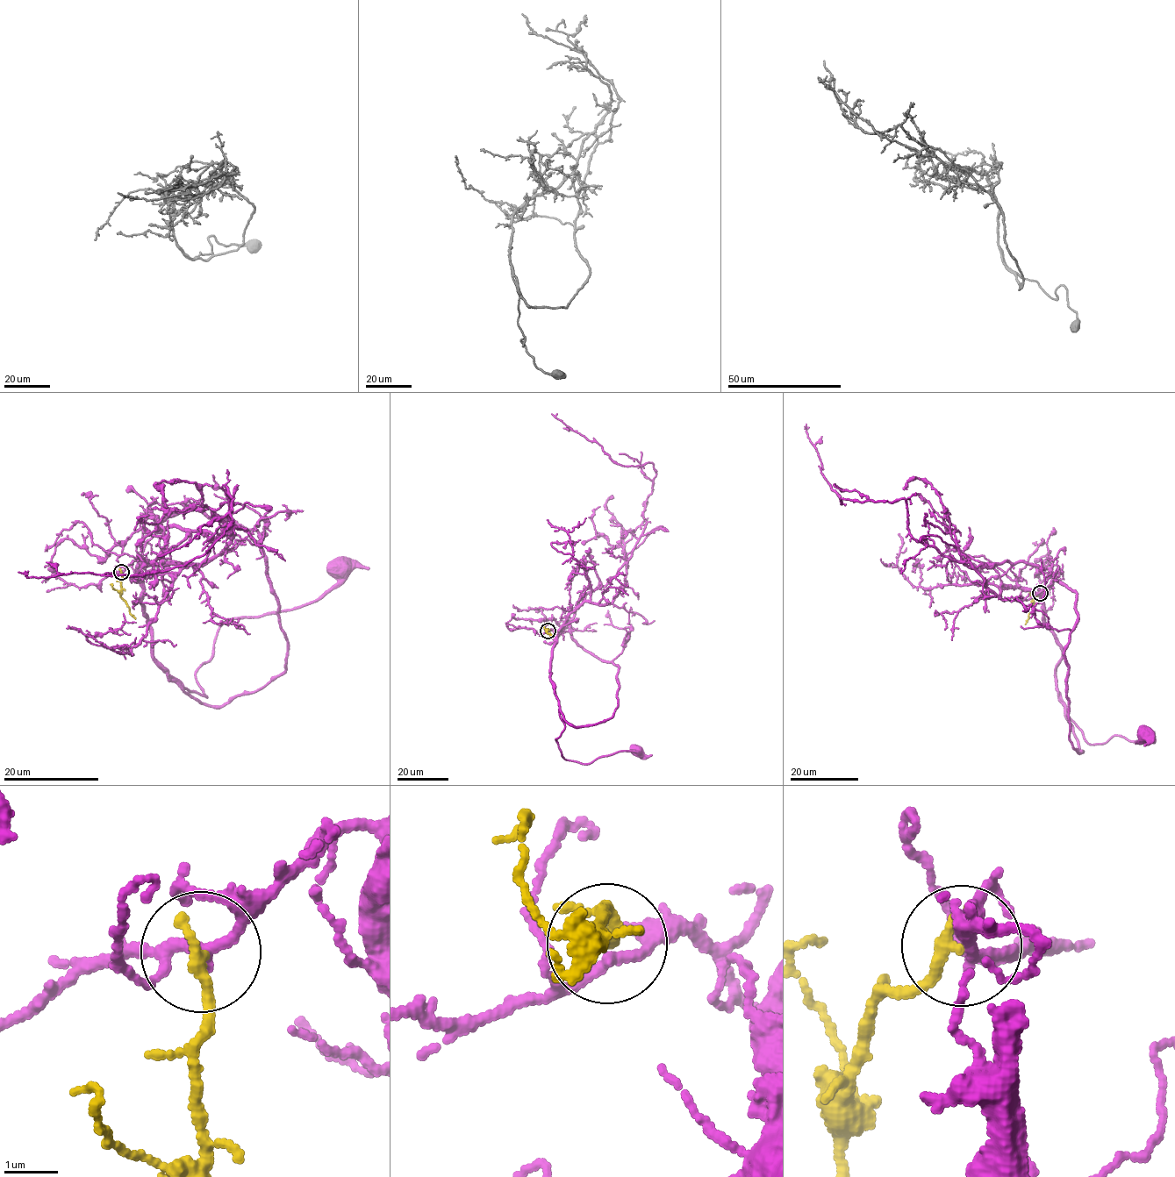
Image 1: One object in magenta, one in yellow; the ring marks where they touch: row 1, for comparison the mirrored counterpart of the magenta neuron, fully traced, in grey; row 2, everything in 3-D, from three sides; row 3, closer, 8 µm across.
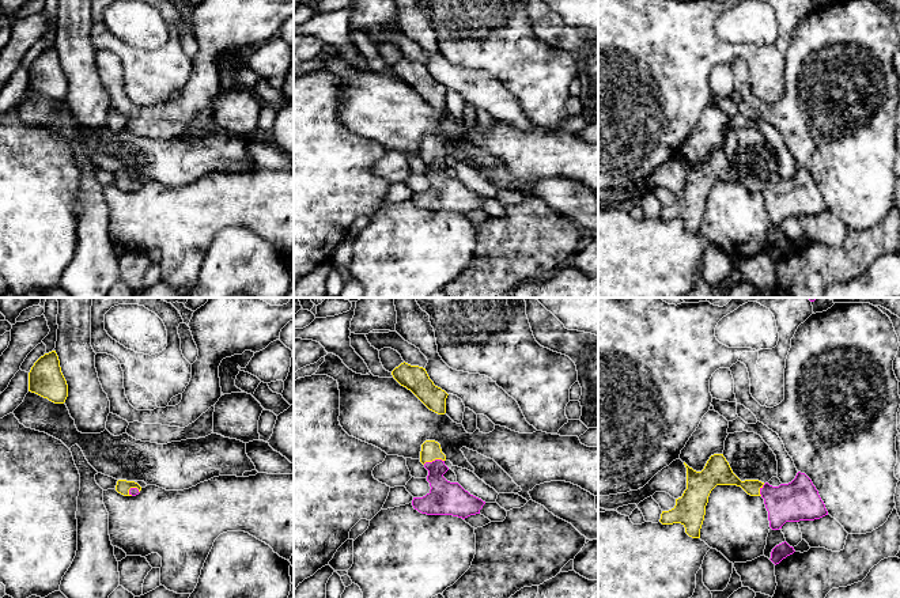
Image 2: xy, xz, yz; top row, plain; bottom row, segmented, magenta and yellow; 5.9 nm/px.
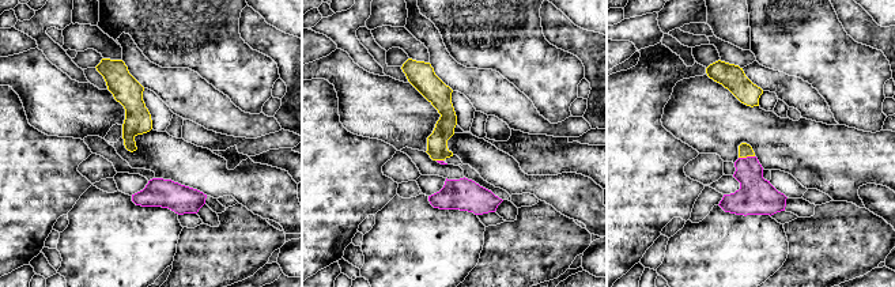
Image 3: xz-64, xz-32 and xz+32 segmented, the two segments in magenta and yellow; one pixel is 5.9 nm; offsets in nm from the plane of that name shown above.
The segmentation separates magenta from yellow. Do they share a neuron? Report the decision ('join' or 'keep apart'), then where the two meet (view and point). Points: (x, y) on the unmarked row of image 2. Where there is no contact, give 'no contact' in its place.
join; contact xz (433, 156)

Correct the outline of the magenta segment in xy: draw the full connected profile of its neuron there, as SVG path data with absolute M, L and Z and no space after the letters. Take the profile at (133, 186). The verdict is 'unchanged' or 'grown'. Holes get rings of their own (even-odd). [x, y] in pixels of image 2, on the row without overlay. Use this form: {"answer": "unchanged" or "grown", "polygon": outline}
{"answer": "grown", "polygon": "M118 175L116 186L124 192L136 192L140 189L141 182L135 177Z"}

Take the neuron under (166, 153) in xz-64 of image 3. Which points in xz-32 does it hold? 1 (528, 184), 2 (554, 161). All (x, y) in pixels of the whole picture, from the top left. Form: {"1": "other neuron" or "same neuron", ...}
{"1": "same neuron", "2": "other neuron"}

